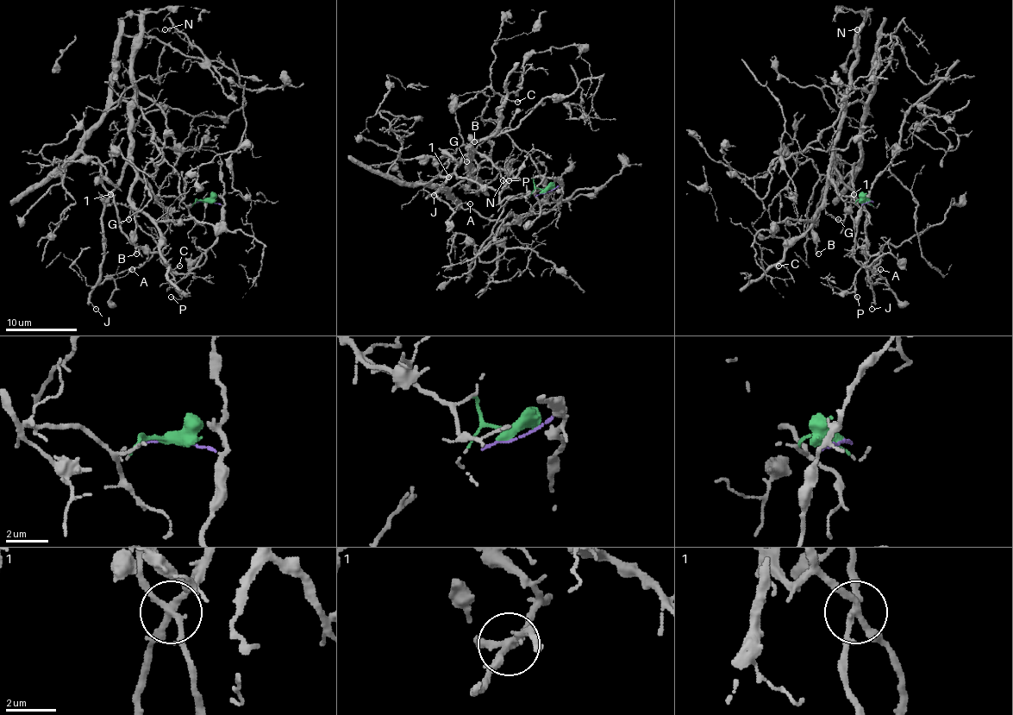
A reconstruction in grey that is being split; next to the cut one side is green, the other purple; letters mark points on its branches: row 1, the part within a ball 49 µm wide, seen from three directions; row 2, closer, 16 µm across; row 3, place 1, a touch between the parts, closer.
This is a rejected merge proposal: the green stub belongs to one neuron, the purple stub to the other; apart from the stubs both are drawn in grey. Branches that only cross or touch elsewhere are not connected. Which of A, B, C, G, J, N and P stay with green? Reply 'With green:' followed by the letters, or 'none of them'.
With green: A, B, C, G, J, N

